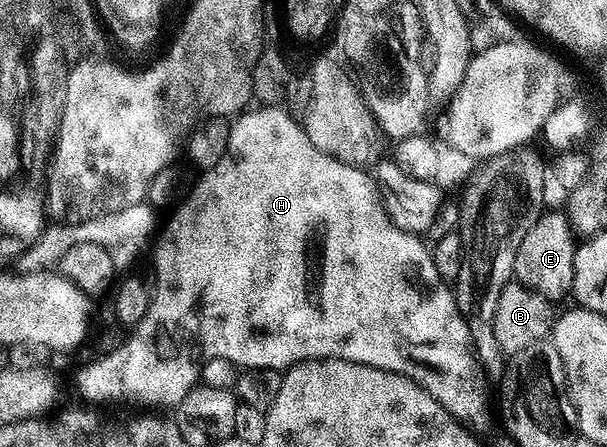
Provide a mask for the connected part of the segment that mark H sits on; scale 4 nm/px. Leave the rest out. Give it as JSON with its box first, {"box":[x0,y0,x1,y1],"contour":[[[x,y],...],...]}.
{"box":[77,105,489,429],"contour":[[[264,105],[256,110],[260,111],[249,110],[235,120],[237,123],[231,124],[232,132],[222,161],[207,168],[197,183],[195,180],[183,202],[171,212],[173,215],[169,217],[168,224],[156,243],[156,252],[152,255],[152,267],[156,270],[156,289],[154,285],[146,317],[142,317],[140,324],[125,338],[122,349],[107,352],[101,363],[90,364],[77,377],[81,397],[89,399],[92,402],[89,404],[92,405],[141,403],[144,406],[141,408],[144,409],[174,409],[182,401],[182,397],[186,397],[186,393],[190,393],[200,383],[200,371],[204,363],[214,361],[214,357],[226,357],[226,361],[235,363],[240,369],[261,367],[278,372],[311,359],[345,359],[362,365],[374,365],[378,369],[386,369],[390,373],[413,379],[426,393],[430,393],[430,397],[434,397],[434,401],[438,401],[438,405],[442,405],[442,409],[446,409],[446,413],[450,413],[465,427],[477,429],[476,427],[486,426],[489,376],[476,358],[470,329],[466,329],[466,321],[460,315],[453,288],[441,279],[438,269],[434,269],[431,250],[423,238],[398,229],[398,225],[390,221],[380,193],[376,190],[375,178],[365,168],[351,167],[322,153],[322,149],[318,149],[318,145],[310,141],[303,126],[297,120],[295,123],[292,120],[295,118],[287,110],[276,105]]]}

